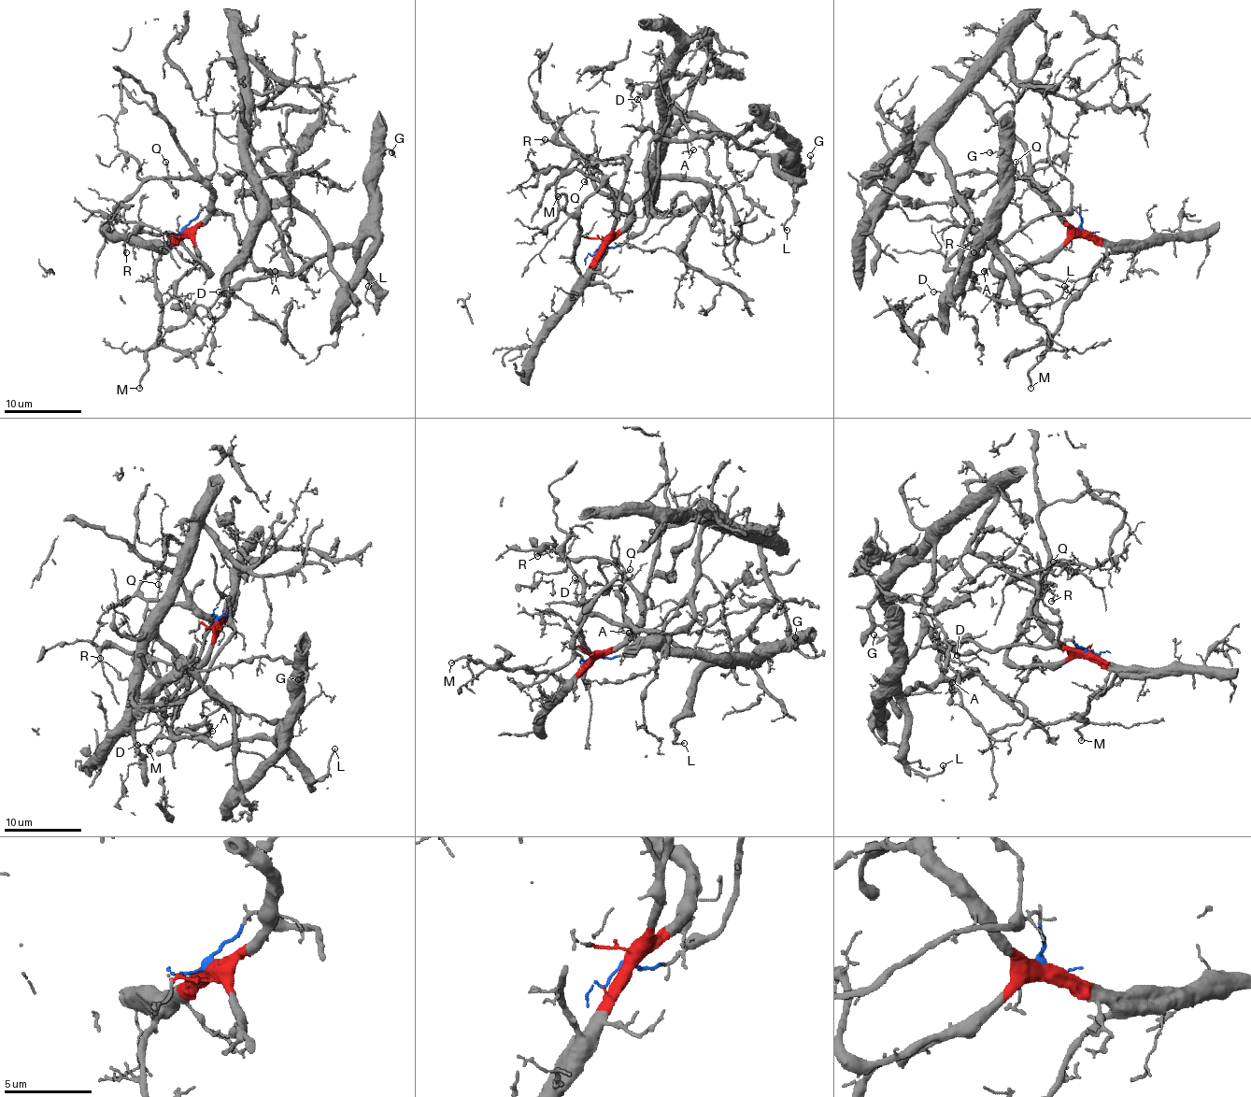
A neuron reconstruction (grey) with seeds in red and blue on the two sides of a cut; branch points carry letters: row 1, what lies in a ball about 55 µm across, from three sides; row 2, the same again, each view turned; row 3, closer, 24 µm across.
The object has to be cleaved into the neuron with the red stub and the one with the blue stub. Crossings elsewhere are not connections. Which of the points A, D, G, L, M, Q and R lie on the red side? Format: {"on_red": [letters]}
{"on_red": ["M", "Q", "R"]}

